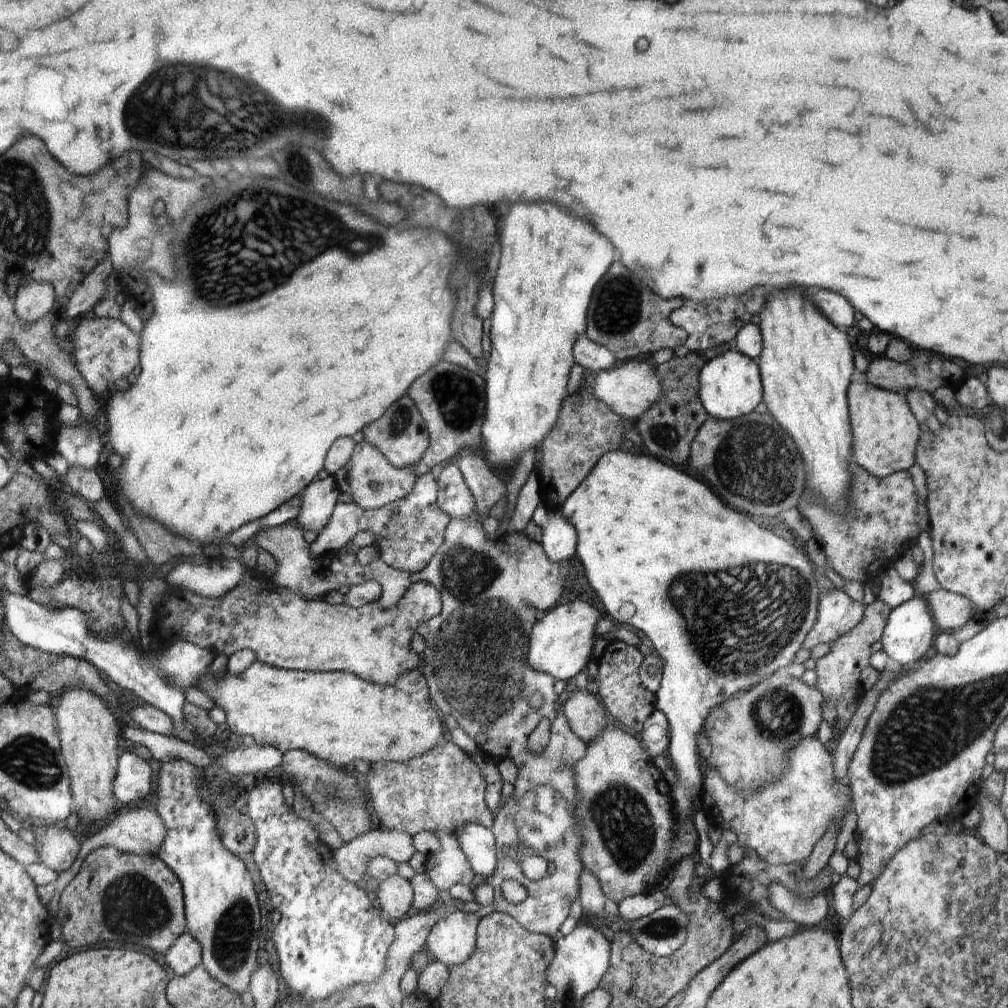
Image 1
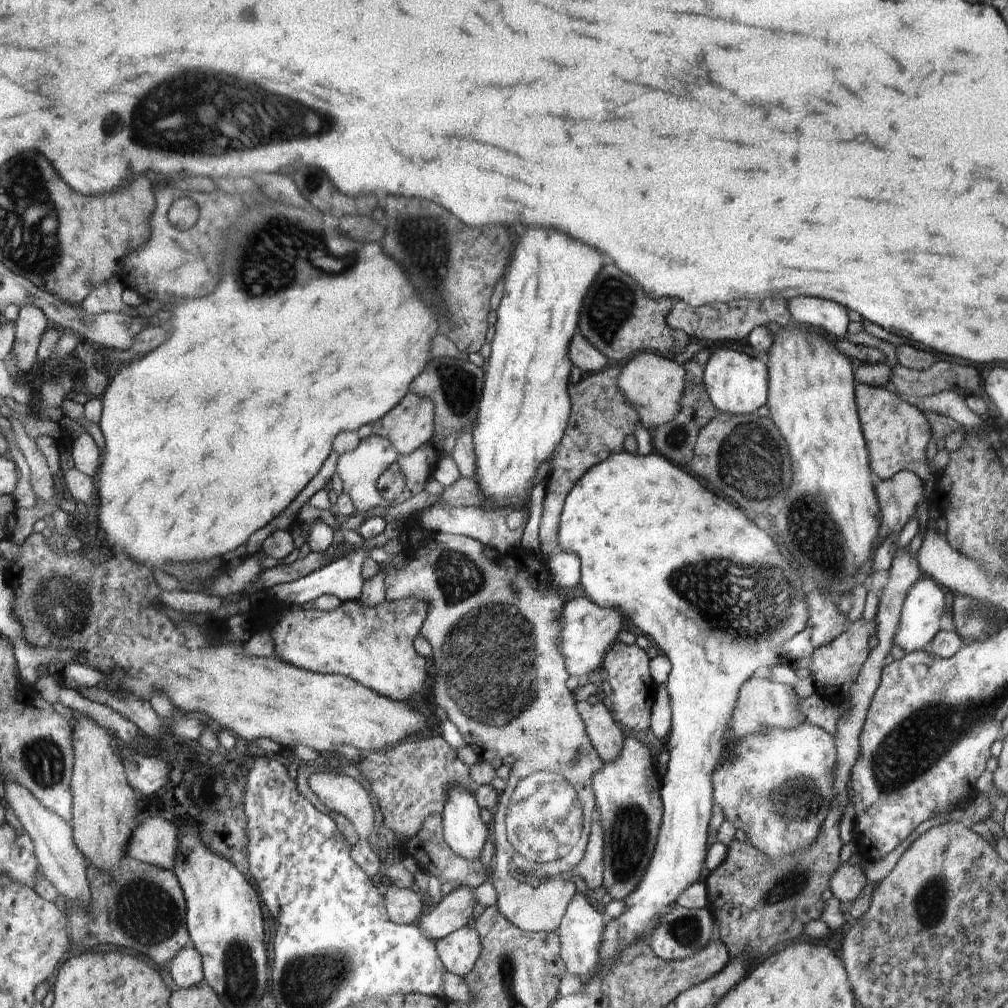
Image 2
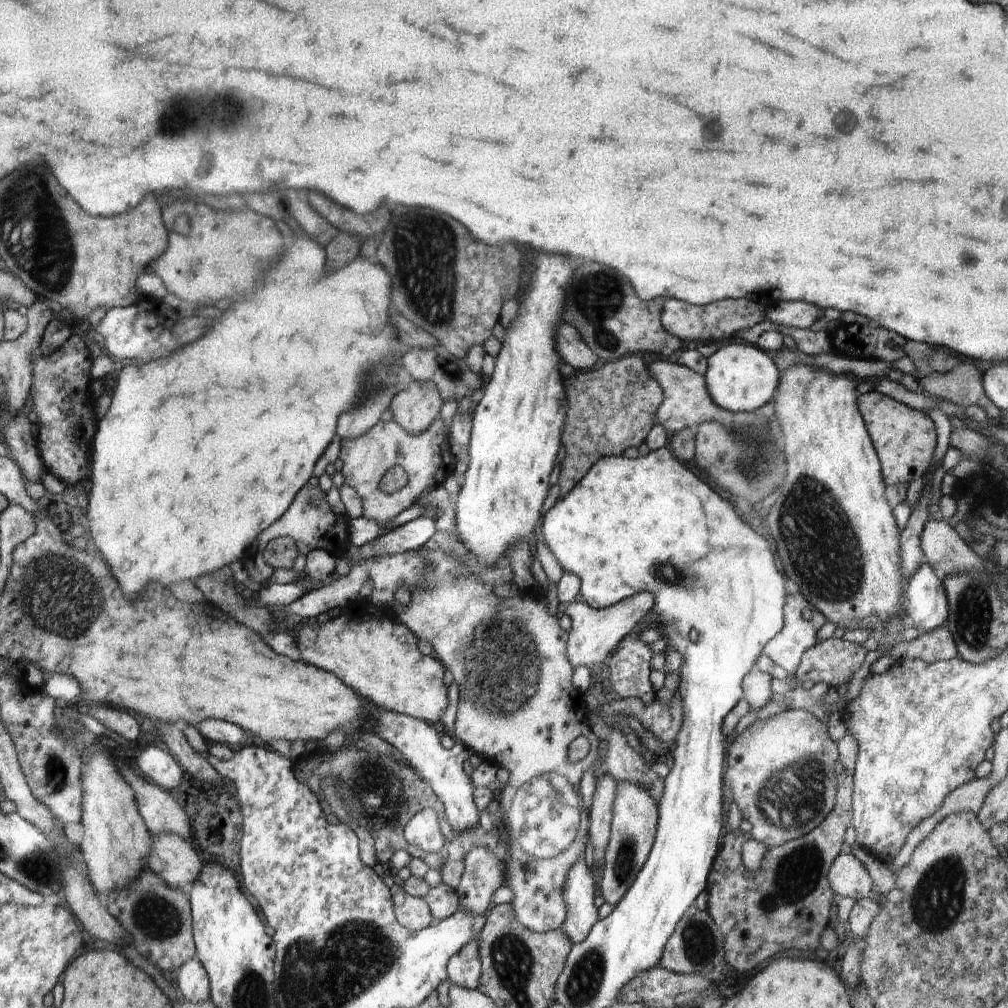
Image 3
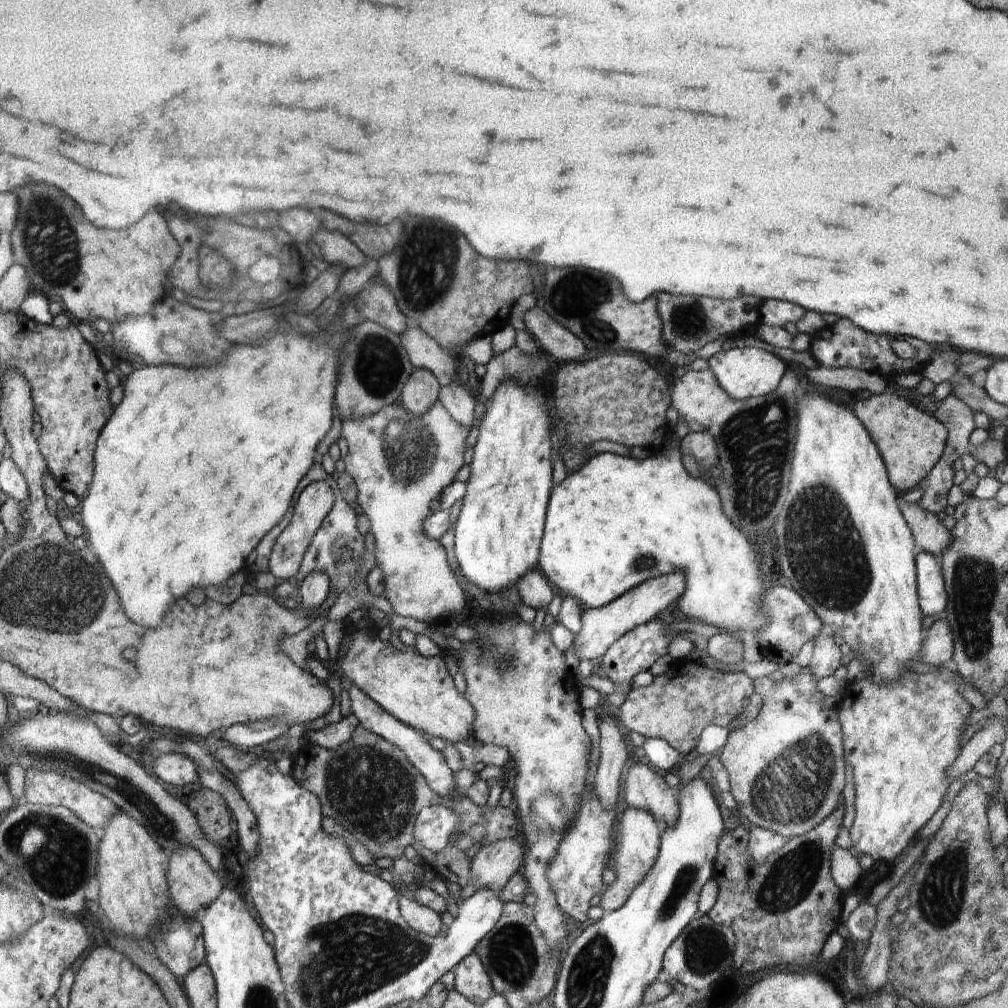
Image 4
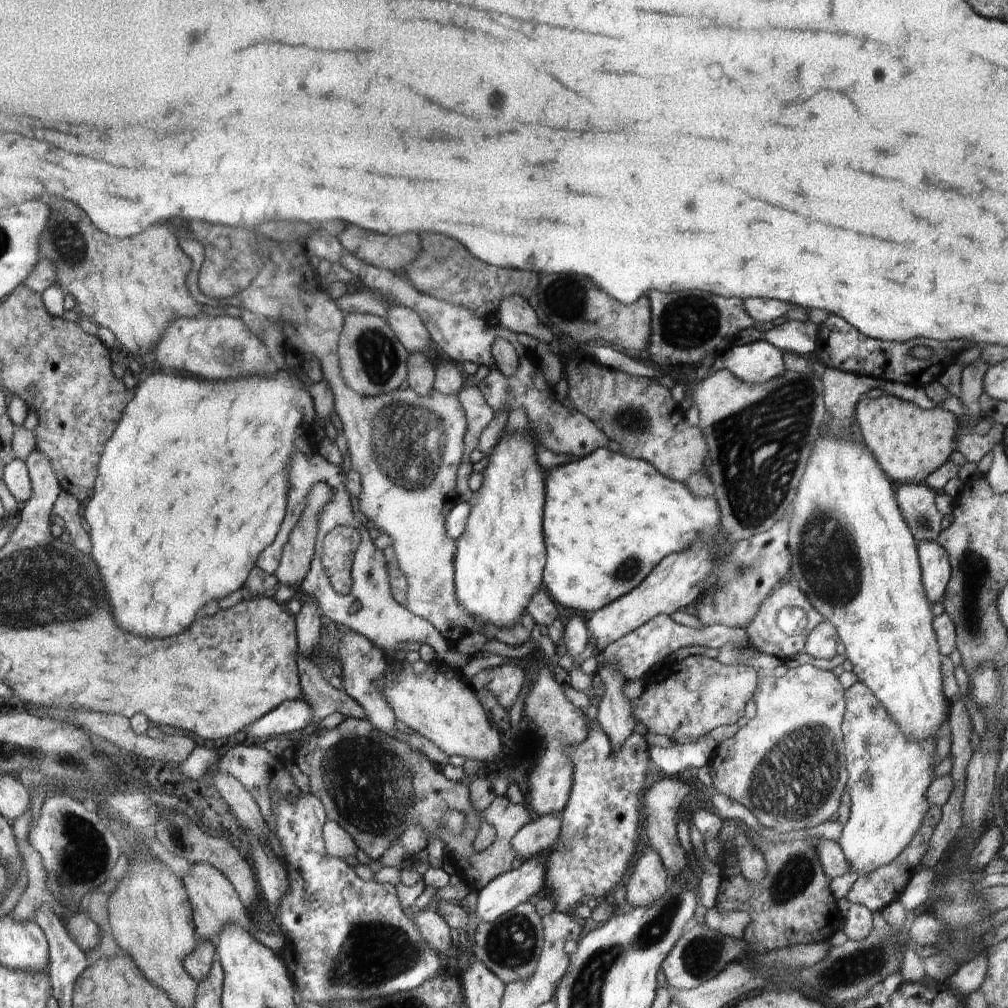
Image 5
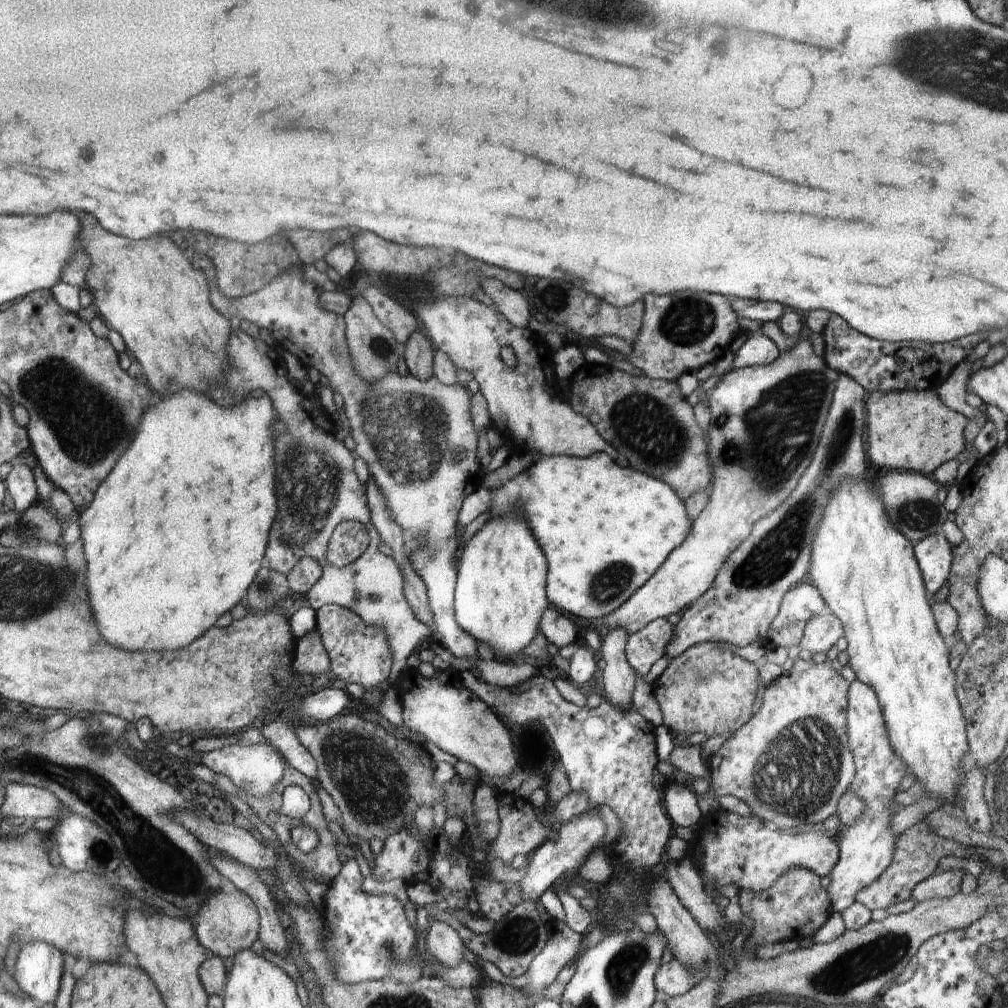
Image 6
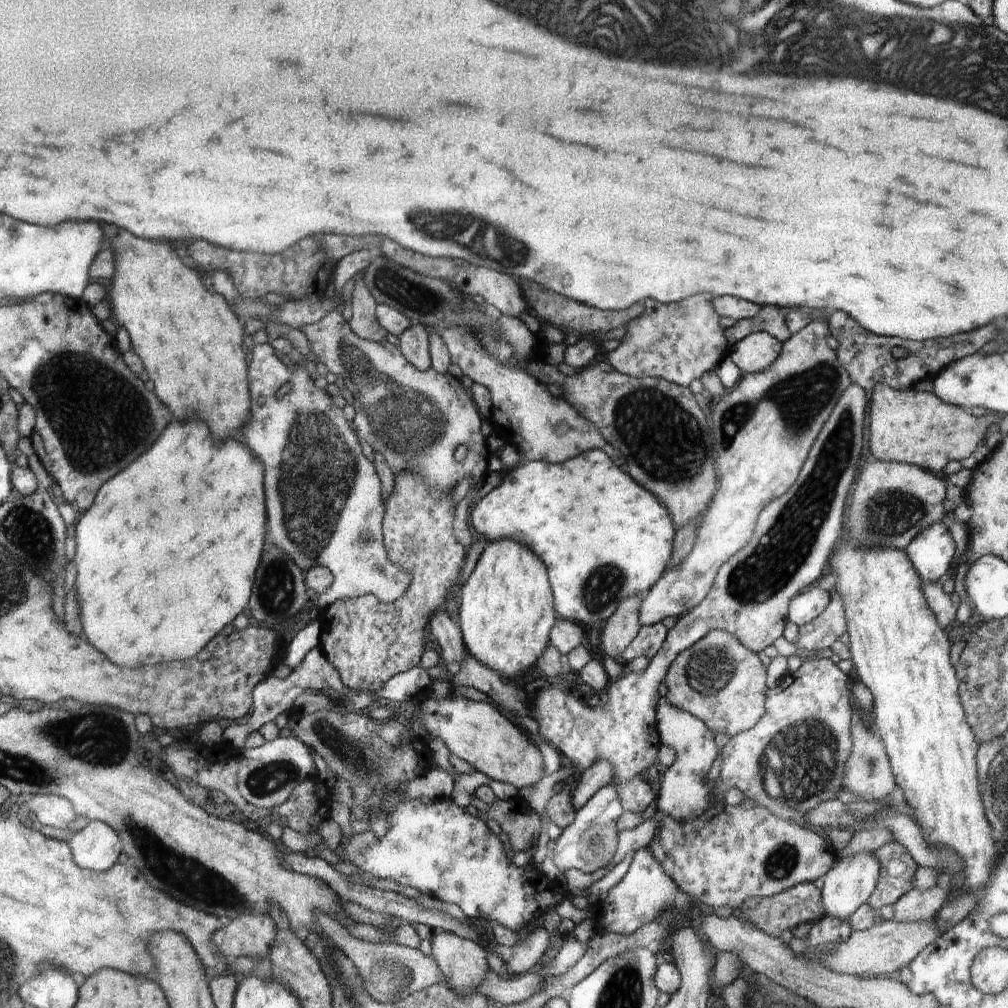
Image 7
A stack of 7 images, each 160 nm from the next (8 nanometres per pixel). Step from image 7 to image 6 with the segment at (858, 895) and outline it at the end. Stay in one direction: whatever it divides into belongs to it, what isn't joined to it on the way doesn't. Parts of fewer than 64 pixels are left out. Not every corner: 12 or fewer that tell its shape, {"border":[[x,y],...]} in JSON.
{"border":[[849,684],[850,787],[864,812],[826,889],[840,914],[892,864],[908,772],[874,690]]}

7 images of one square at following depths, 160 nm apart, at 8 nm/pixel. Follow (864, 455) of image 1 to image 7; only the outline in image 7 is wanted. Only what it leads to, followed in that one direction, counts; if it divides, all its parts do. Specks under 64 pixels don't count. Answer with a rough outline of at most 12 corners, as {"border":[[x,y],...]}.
{"border":[[876,384],[870,454],[942,472],[998,413]]}

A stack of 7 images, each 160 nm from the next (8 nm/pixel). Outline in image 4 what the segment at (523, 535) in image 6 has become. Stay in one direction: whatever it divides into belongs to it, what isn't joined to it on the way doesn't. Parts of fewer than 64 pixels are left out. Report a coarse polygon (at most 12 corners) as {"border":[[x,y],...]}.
{"border":[[506,381],[479,423],[454,524],[490,594],[538,564],[552,498],[540,388]]}

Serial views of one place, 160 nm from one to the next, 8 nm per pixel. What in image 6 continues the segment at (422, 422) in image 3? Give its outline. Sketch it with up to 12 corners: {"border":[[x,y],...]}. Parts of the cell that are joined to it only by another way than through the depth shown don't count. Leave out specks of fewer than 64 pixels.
{"border":[[422,329],[405,345],[408,373],[432,378],[436,349]]}

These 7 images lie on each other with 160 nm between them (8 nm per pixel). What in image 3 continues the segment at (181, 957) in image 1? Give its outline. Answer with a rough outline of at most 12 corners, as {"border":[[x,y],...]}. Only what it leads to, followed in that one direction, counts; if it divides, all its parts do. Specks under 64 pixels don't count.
{"border":[[198,958],[178,972],[183,999],[193,1003],[211,1000],[207,972]]}

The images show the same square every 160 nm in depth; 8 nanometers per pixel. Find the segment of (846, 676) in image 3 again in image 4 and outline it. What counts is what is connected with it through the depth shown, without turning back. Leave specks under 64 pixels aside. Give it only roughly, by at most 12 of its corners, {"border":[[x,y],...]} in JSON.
{"border":[[819,634],[807,666],[818,679],[841,666],[842,652],[830,634]]}

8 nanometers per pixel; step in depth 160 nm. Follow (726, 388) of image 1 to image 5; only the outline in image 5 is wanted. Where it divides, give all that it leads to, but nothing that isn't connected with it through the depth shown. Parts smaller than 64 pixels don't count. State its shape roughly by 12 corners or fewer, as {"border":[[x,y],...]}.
{"border":[[767,340],[733,345],[716,358],[747,383],[785,372]]}

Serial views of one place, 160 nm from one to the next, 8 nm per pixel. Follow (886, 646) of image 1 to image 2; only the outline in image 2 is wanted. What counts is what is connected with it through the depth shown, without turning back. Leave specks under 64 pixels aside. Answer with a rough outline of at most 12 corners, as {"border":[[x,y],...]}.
{"border":[[921,576],[906,595],[895,644],[927,649],[946,611],[935,579]]}

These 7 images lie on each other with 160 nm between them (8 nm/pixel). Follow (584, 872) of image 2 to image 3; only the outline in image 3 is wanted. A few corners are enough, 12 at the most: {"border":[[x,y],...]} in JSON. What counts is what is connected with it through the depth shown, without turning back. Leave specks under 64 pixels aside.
{"border":[[603,769],[596,778],[588,816],[595,865],[611,835],[617,781]]}

